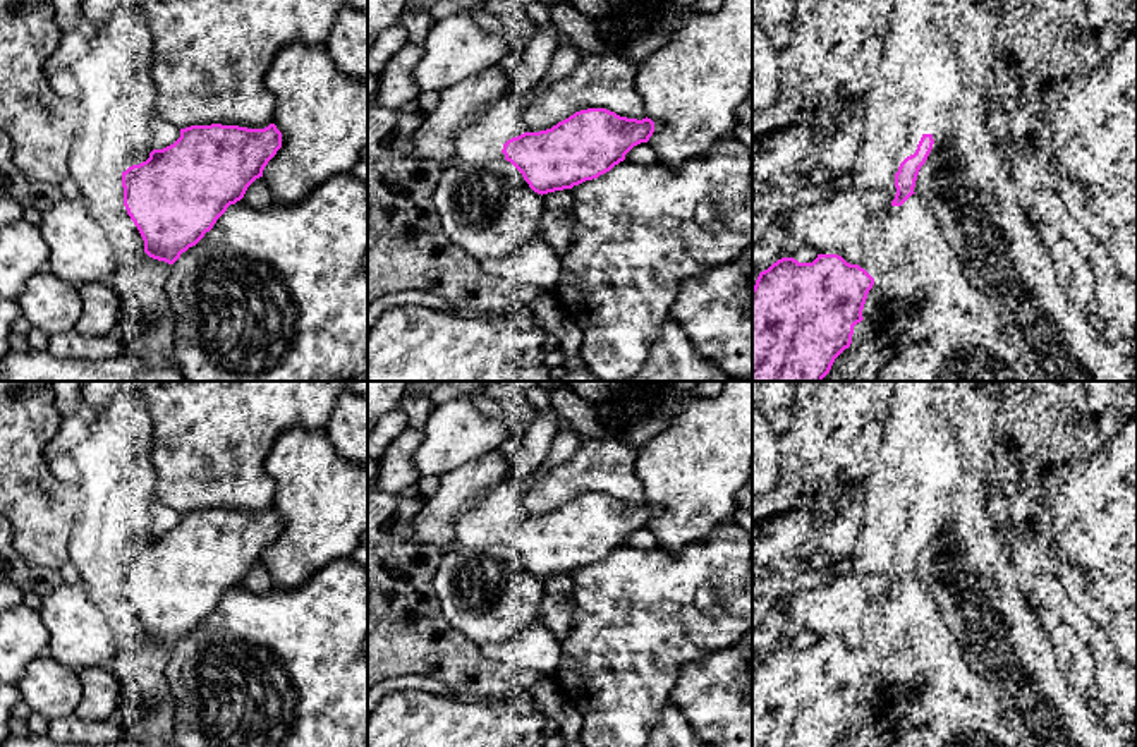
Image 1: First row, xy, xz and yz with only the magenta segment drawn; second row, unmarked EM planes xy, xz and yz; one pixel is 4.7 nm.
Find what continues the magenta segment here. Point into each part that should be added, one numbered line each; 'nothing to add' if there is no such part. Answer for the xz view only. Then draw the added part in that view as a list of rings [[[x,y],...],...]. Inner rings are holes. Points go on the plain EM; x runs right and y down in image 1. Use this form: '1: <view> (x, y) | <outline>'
nothing to add

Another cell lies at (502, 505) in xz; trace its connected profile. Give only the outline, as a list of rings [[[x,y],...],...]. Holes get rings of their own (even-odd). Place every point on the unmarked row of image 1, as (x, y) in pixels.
[[[512,477],[500,483],[459,520],[455,543],[465,548],[496,544],[508,524],[524,519],[522,500],[527,489],[527,479]]]

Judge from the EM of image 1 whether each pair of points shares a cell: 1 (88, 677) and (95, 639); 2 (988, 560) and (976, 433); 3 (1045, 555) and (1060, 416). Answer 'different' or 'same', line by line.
1: different
2: same
3: same

